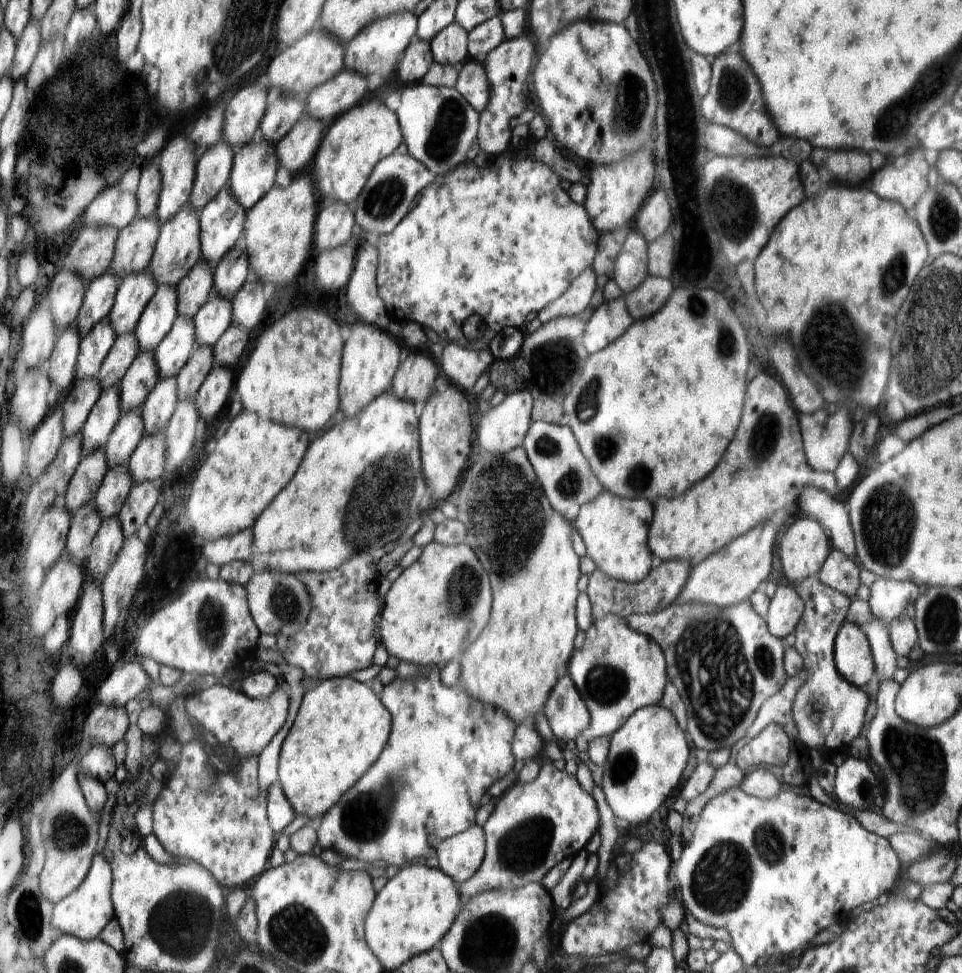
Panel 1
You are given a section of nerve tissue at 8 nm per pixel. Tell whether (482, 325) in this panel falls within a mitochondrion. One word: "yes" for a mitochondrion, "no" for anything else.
no

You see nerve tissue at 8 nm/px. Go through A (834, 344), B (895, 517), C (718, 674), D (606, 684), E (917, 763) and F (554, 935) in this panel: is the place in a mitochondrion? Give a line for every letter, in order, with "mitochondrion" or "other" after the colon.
A: mitochondrion
B: mitochondrion
C: mitochondrion
D: mitochondrion
E: mitochondrion
F: other

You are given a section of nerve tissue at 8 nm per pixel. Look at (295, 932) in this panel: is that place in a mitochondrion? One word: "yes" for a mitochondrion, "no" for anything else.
yes

